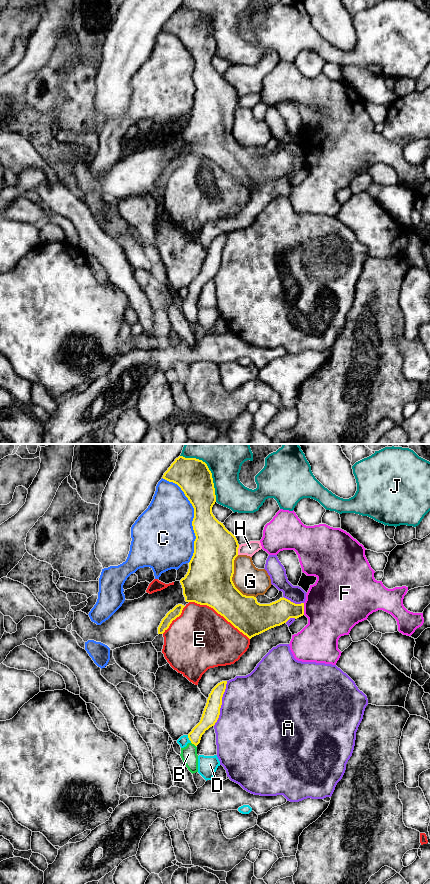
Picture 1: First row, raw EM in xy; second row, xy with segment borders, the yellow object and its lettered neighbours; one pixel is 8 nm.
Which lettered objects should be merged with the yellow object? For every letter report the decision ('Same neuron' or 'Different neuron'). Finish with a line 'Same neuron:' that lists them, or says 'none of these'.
A: Different neuron
B: Same neuron
C: Different neuron
D: Different neuron
E: Different neuron
F: Different neuron
G: Different neuron
H: Different neuron
J: Different neuron
Same neuron: B

